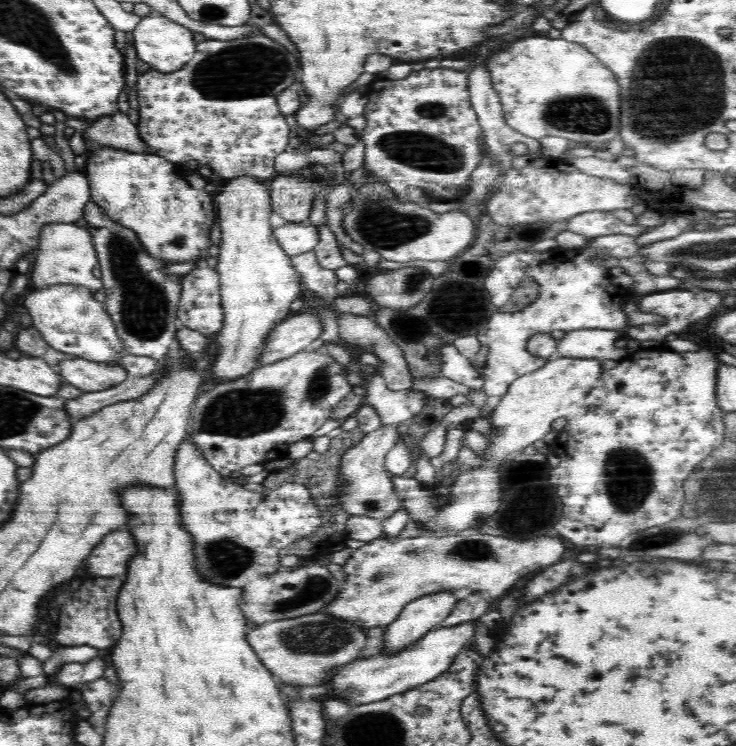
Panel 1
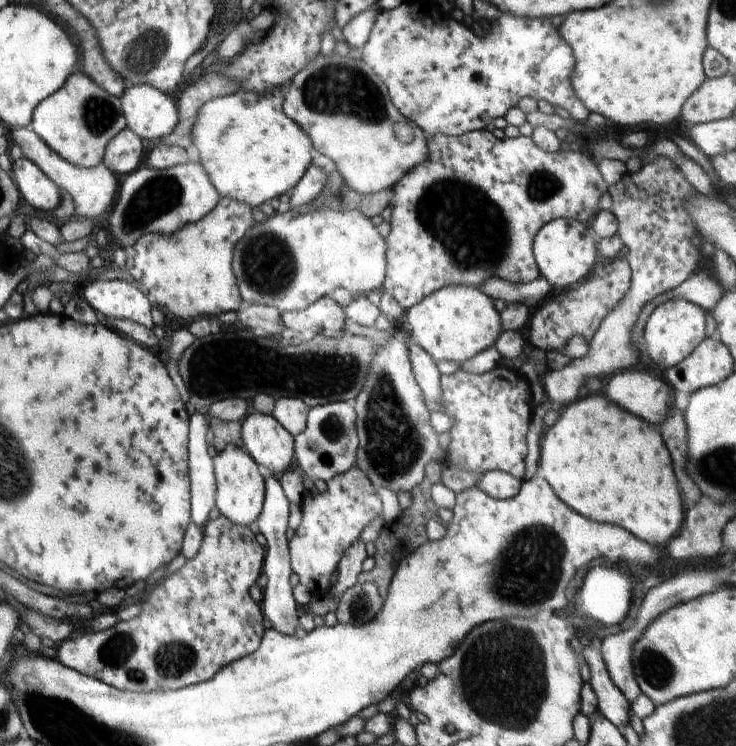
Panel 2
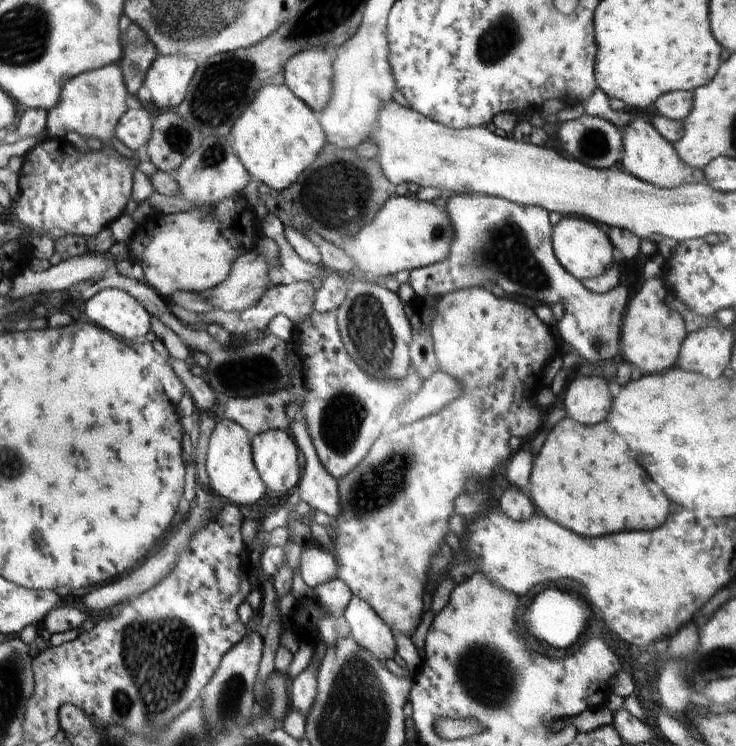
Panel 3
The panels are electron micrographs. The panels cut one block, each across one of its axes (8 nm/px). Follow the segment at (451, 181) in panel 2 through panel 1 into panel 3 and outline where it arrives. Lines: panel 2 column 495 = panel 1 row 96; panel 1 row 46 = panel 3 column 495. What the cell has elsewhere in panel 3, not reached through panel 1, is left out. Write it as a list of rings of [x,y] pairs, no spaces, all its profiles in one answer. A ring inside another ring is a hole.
[[[474,193],[471,195],[451,194],[444,208],[454,229],[450,252],[444,260],[409,272],[406,283],[414,290],[417,299],[438,298],[466,289],[467,286],[489,287],[492,284],[499,284],[505,294],[519,292],[520,296],[546,302],[546,306],[562,304],[566,310],[564,318],[560,320],[560,332],[564,334],[564,340],[582,358],[596,360],[596,362],[598,360],[608,362],[620,352],[623,316],[629,305],[628,292],[620,285],[602,294],[592,292],[583,285],[583,281],[562,268],[553,251],[553,226],[548,217],[550,212],[536,205],[521,205],[500,197]]]

